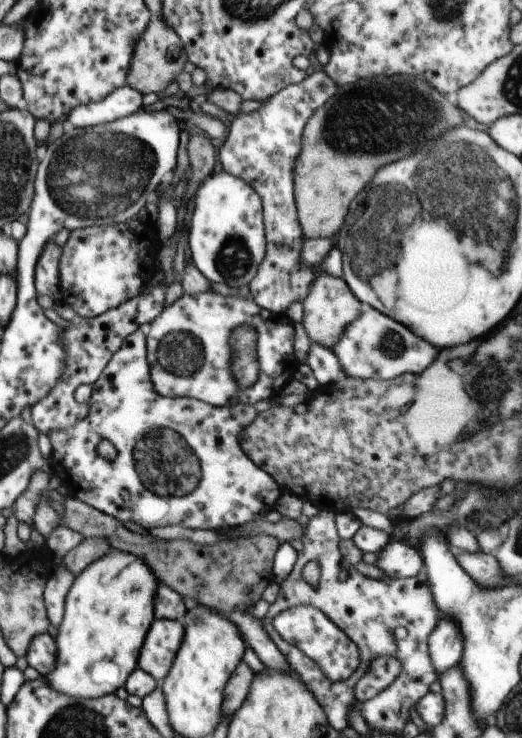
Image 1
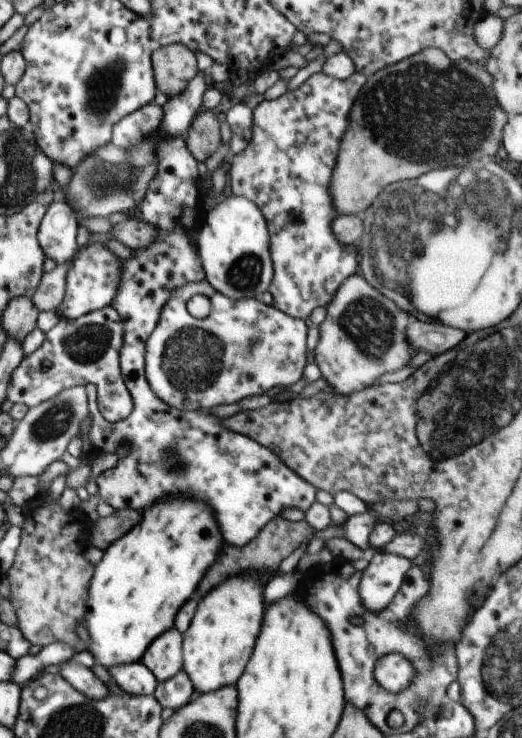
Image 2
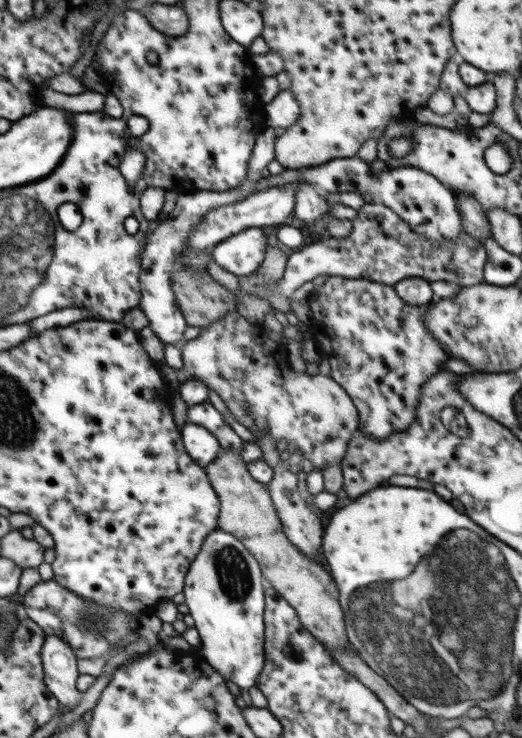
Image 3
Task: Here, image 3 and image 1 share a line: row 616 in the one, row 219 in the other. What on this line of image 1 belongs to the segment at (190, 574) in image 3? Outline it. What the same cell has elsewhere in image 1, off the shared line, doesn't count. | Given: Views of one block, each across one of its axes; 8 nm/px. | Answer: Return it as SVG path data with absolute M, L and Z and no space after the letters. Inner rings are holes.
M226 171L206 177L197 190L190 226L191 260L210 282L248 287L267 249L263 204L249 182Z

